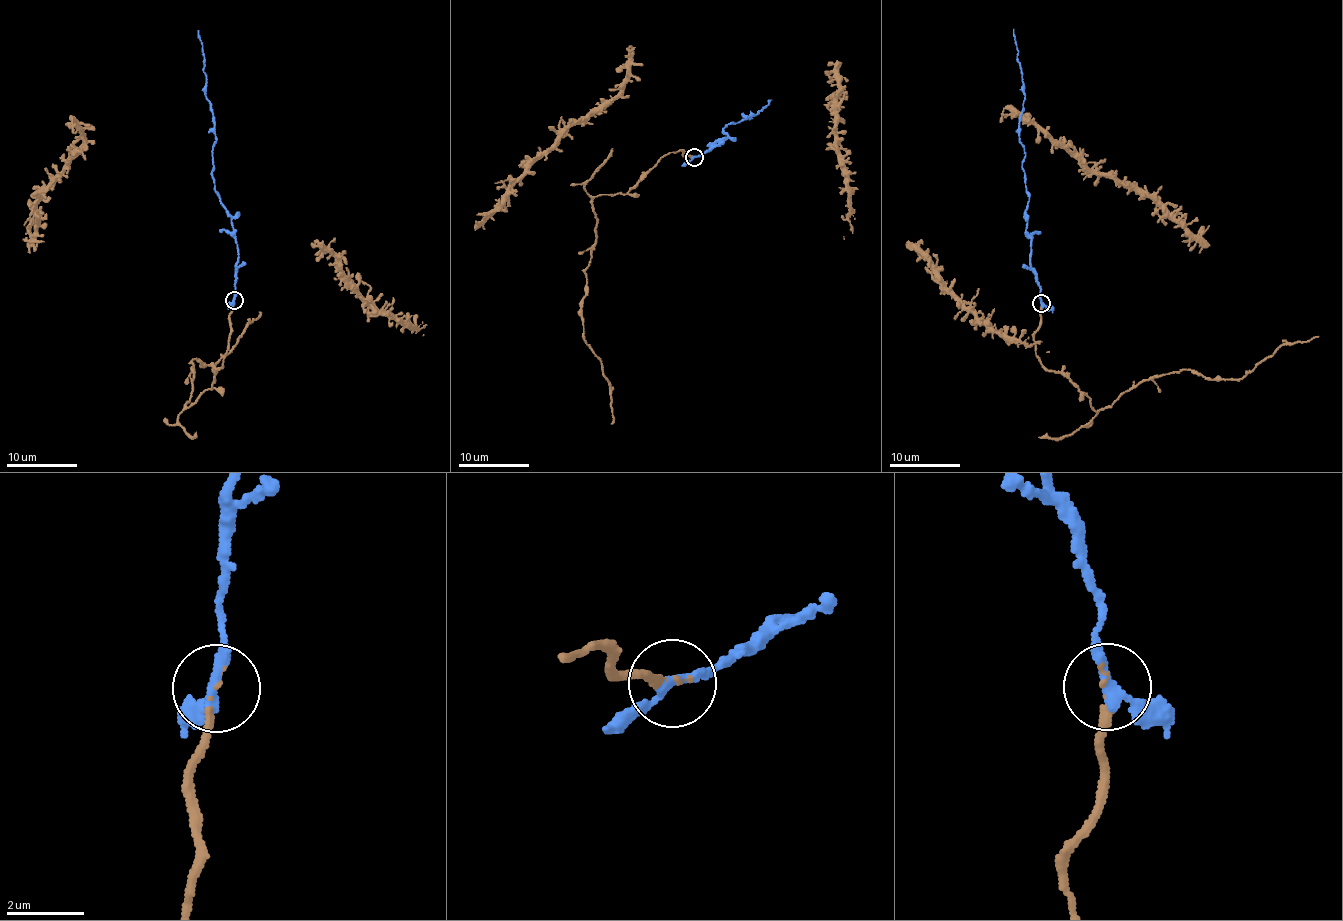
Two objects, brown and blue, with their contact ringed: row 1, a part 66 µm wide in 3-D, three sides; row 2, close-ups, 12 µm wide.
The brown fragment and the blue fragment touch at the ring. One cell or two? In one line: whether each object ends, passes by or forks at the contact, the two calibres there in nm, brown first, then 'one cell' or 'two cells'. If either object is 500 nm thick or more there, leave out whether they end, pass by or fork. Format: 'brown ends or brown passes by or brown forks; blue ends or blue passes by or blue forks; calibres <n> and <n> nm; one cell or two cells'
brown ends; blue passes by; calibres 170 and 260 nm; one cell

